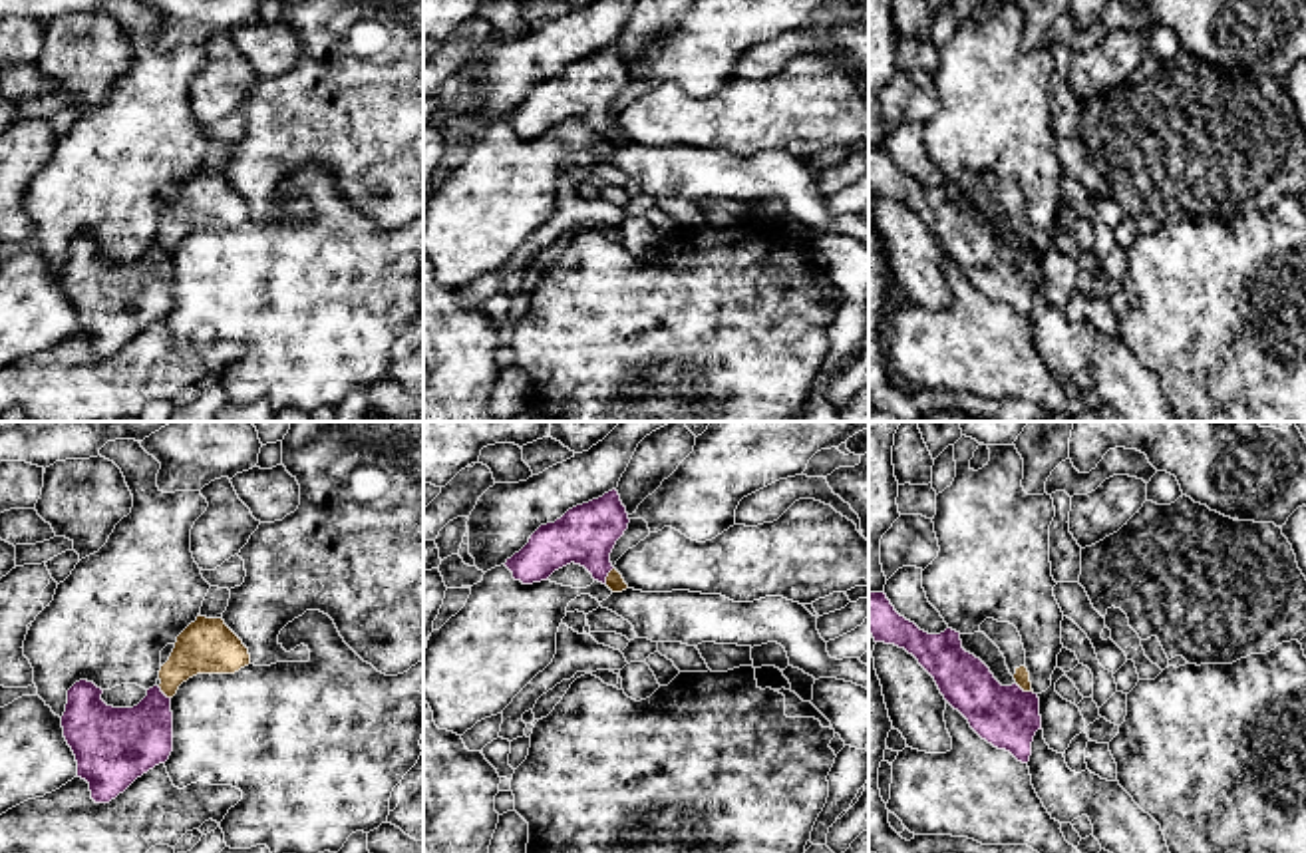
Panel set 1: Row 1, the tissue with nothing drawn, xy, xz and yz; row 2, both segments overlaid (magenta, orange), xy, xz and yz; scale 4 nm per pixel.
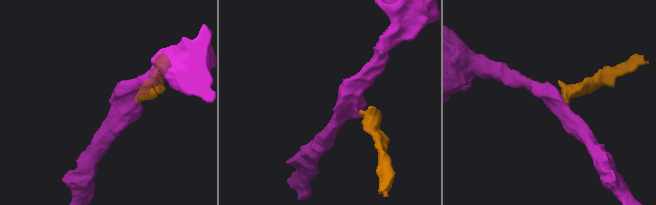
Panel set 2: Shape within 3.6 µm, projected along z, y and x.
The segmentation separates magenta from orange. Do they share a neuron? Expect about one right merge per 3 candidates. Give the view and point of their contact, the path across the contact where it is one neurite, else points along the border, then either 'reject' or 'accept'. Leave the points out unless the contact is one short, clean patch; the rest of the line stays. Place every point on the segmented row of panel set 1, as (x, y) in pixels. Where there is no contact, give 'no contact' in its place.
meets magenta in yz at (1022, 690); border along yz (1016, 682), (1032, 692); reject

